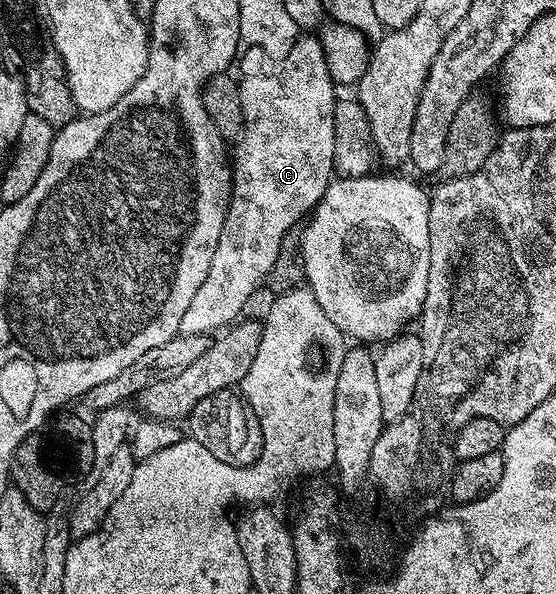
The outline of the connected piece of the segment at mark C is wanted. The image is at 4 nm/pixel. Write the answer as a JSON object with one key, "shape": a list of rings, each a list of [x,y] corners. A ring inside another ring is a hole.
{"shape":[[[313,33],[302,34],[276,66],[274,71],[266,75],[253,75],[250,79],[240,80],[241,112],[245,128],[241,130],[240,139],[236,140],[234,147],[237,148],[231,151],[233,196],[229,198],[223,233],[219,233],[219,245],[215,245],[215,257],[211,257],[211,269],[207,269],[203,285],[195,289],[195,298],[191,300],[191,305],[187,305],[187,313],[183,313],[182,335],[212,336],[242,318],[241,310],[248,305],[249,298],[268,280],[271,265],[275,265],[275,257],[279,257],[283,237],[287,237],[287,233],[312,212],[323,197],[330,179],[334,178],[333,113],[339,91],[328,71],[320,38]]]}

